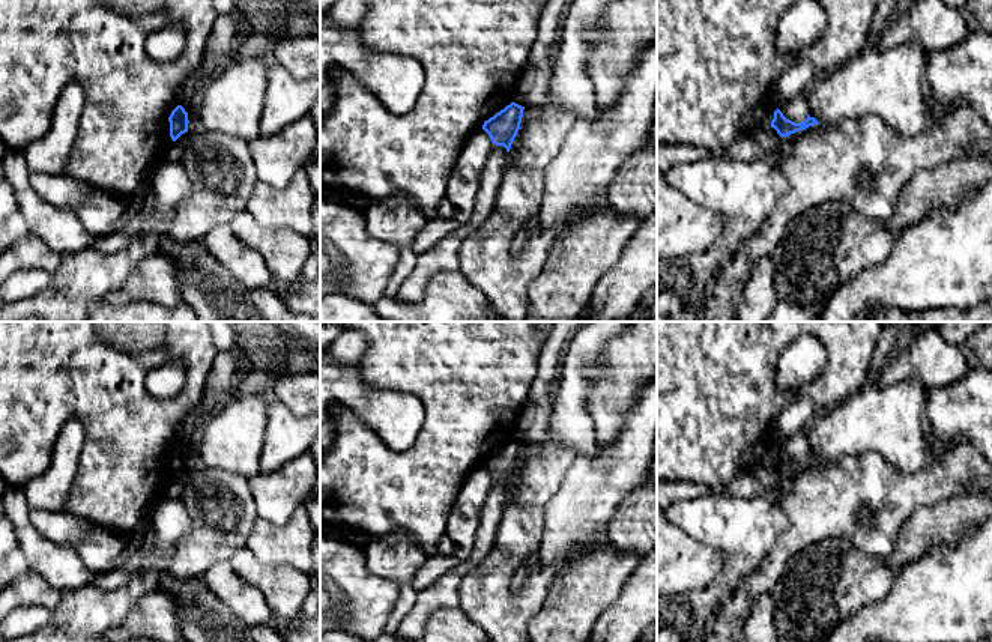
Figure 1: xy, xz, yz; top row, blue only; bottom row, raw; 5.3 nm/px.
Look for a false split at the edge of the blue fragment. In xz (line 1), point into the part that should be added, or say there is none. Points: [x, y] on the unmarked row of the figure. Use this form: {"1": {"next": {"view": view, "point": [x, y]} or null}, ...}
{"1": {"next": null}}

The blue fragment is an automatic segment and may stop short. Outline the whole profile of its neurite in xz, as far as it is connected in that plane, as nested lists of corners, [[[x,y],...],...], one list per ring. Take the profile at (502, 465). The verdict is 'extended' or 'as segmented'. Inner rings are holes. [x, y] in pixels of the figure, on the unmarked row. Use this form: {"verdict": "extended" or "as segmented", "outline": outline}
{"verdict": "as segmented", "outline": [[[511,439],[504,447],[484,459],[482,466],[496,483],[504,483],[510,489],[511,481],[520,466],[525,444]]]}

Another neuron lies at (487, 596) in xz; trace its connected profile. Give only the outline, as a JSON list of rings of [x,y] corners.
[[[544,439],[540,444],[525,444],[520,466],[508,489],[502,517],[496,528],[496,541],[487,556],[460,583],[460,609],[479,625],[490,642],[528,642],[528,625],[540,612],[547,597],[549,585],[556,574],[555,567],[540,562],[540,547],[544,532],[544,510],[561,489],[564,475],[577,453]],[[526,568],[526,579],[519,589],[514,576]]]

